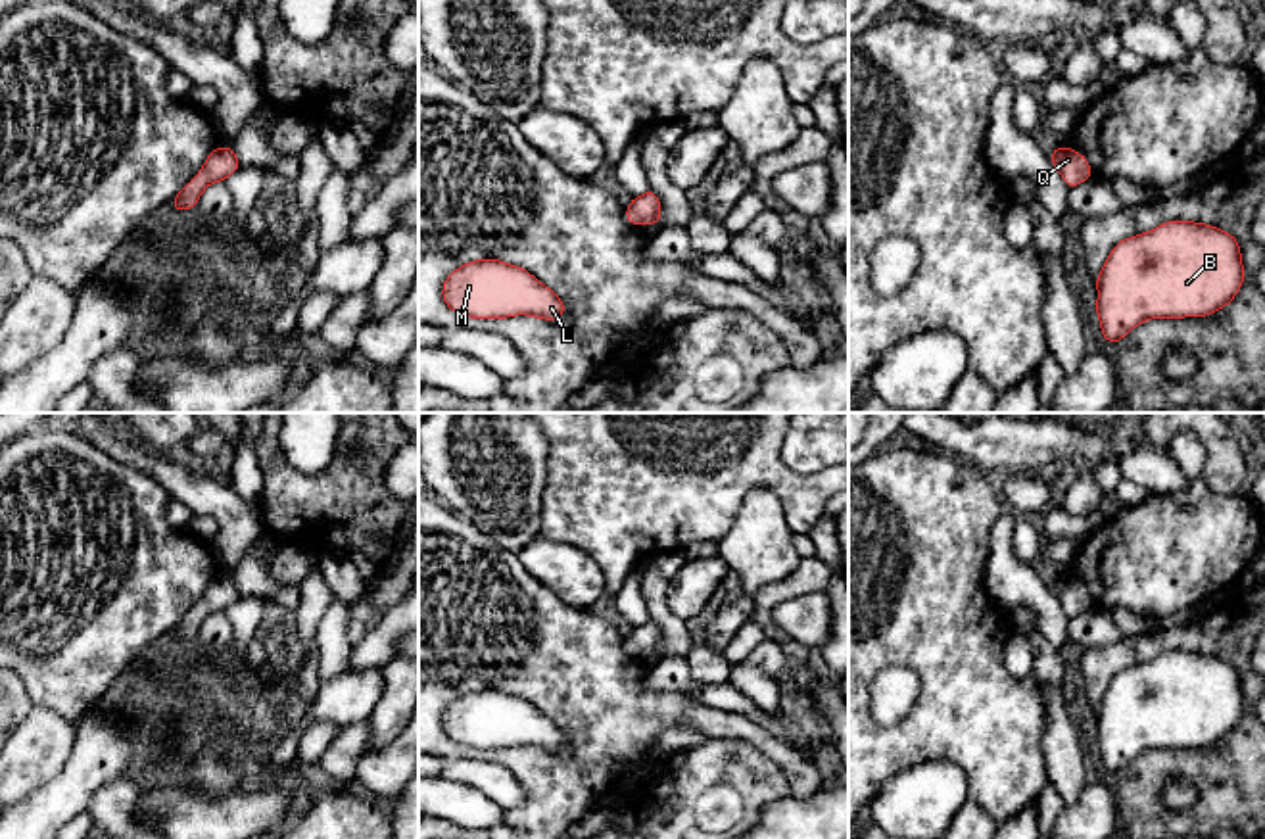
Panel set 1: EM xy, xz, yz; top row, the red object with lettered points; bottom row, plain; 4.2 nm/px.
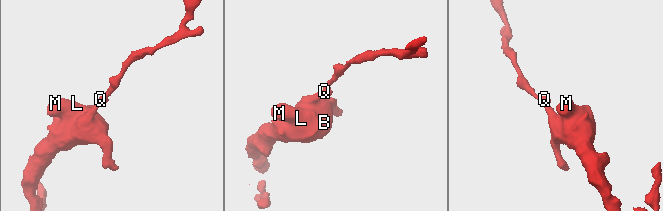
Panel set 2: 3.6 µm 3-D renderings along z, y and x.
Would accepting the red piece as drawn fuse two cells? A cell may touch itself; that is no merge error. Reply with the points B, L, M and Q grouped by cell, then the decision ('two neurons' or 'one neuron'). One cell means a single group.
groups B L M Q; one neuron

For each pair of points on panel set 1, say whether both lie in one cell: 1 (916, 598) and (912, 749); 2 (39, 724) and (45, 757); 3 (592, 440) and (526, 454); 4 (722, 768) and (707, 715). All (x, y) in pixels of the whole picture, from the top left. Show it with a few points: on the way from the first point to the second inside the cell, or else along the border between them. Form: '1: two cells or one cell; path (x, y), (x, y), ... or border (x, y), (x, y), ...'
1: one cell; path (935, 636), (935, 711)
2: one cell; path (43, 732), (43, 749)
3: two cells; border (542, 432), (548, 440), (548, 484), (544, 494)
4: two cells; border (707, 736), (747, 742), (755, 749)

